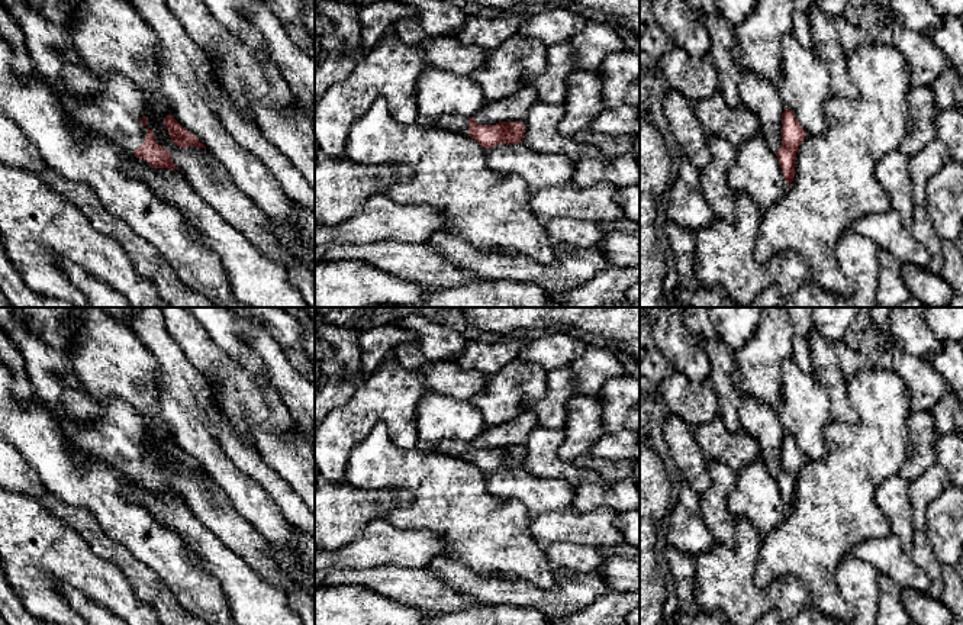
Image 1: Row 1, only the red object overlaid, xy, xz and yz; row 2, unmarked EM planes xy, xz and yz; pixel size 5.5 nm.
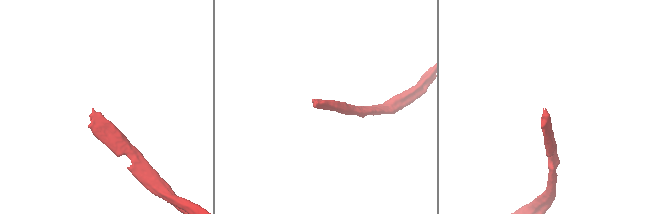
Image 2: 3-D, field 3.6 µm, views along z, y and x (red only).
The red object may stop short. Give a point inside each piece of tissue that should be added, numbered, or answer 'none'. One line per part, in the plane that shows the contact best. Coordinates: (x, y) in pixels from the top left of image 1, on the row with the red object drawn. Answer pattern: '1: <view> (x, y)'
1: xy (116, 112)

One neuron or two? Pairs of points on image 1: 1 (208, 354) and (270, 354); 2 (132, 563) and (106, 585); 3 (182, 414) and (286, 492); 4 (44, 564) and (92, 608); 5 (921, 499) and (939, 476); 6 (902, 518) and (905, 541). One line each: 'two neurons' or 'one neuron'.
1: two neurons
2: two neurons
3: two neurons
4: two neurons
5: one neuron
6: one neuron

